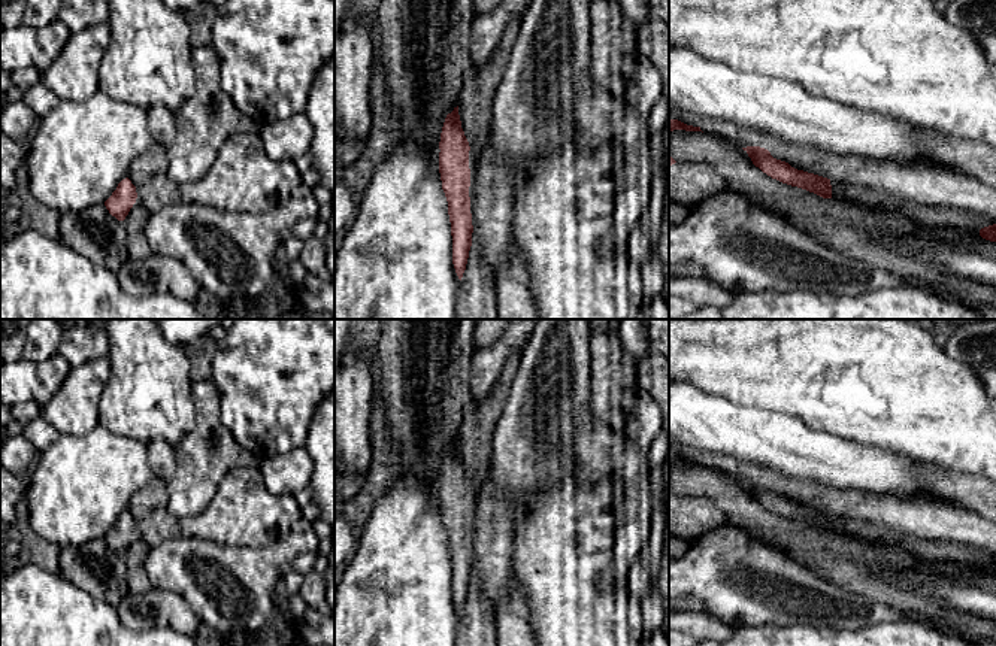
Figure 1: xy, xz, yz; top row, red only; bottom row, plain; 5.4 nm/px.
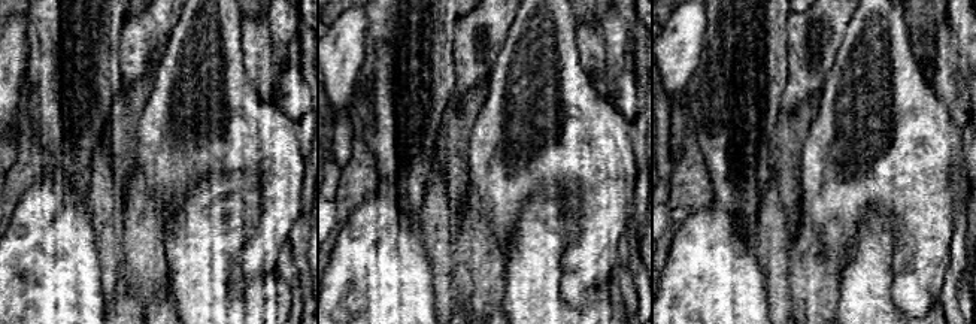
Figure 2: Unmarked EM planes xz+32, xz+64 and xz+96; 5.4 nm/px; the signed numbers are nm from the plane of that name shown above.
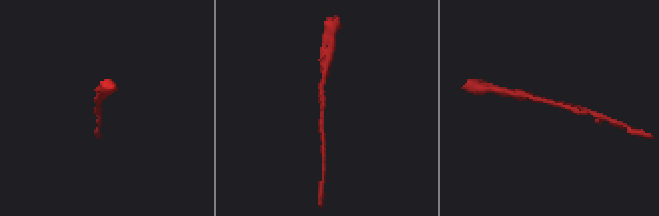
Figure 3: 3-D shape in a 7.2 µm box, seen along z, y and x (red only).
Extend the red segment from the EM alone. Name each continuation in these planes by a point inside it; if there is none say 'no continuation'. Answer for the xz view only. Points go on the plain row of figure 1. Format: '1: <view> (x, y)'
no continuation

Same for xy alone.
no continuation

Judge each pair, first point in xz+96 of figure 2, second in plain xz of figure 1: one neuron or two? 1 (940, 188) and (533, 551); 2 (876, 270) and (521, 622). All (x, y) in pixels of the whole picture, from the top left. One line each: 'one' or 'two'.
1: two
2: two

